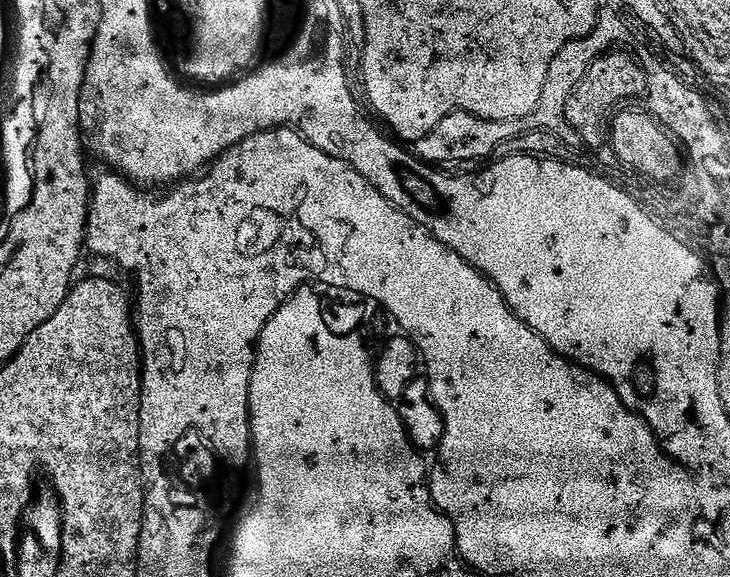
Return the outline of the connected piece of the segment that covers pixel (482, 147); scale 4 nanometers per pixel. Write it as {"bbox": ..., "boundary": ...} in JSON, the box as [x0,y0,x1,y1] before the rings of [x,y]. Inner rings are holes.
{"bbox":[414,112,500,180],"boundary":[[[452,112],[441,120],[430,134],[415,143],[414,152],[419,158],[420,168],[430,170],[436,176],[444,176],[450,180],[458,180],[458,178],[466,180],[470,176],[471,178],[482,176],[489,172],[487,164],[483,162],[490,156],[488,148],[494,148],[500,144],[498,130],[500,130],[500,124],[496,121],[486,121],[466,112]],[[474,160],[482,163],[468,166],[467,162]]]}

